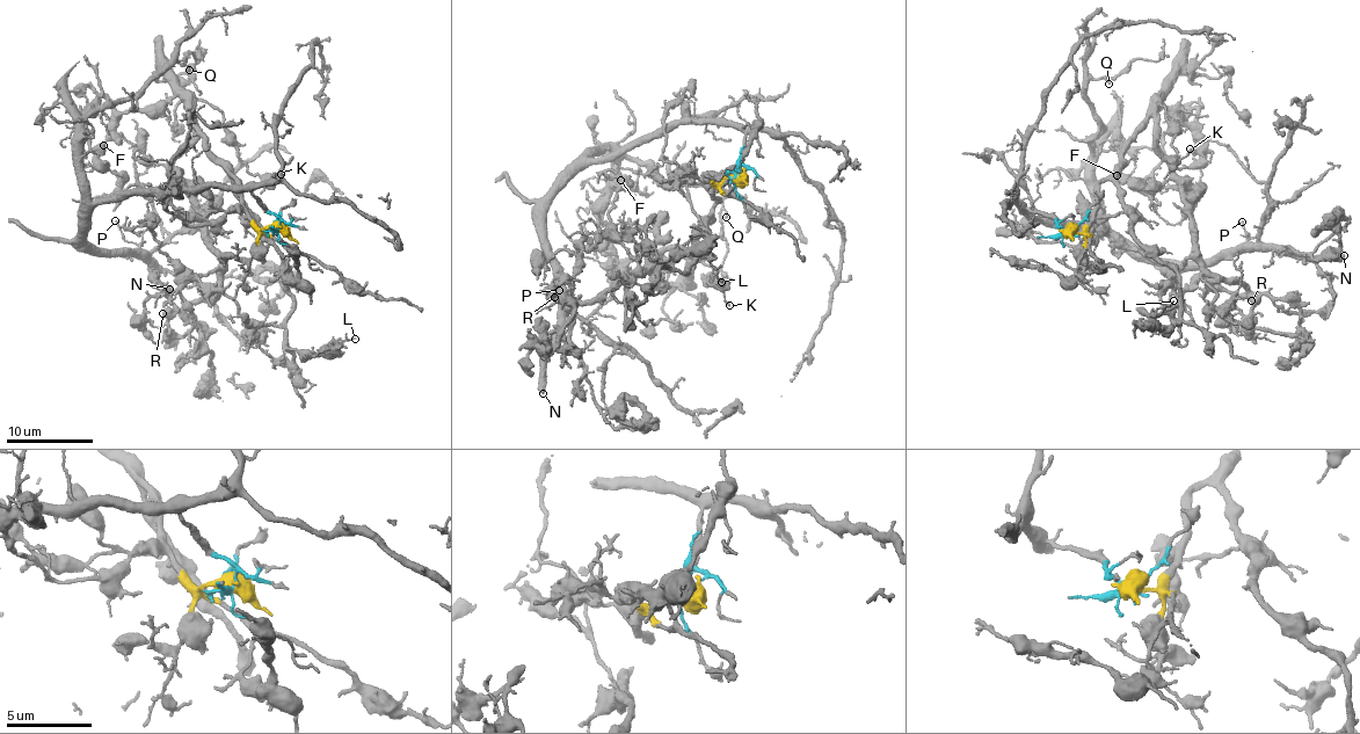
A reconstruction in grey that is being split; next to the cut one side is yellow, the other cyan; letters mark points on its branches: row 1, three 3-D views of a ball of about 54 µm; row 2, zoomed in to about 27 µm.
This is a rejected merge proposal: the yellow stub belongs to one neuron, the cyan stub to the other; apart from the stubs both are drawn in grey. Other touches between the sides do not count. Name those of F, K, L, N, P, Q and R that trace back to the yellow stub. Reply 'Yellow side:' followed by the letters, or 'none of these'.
Yellow side: F, K, L, R

